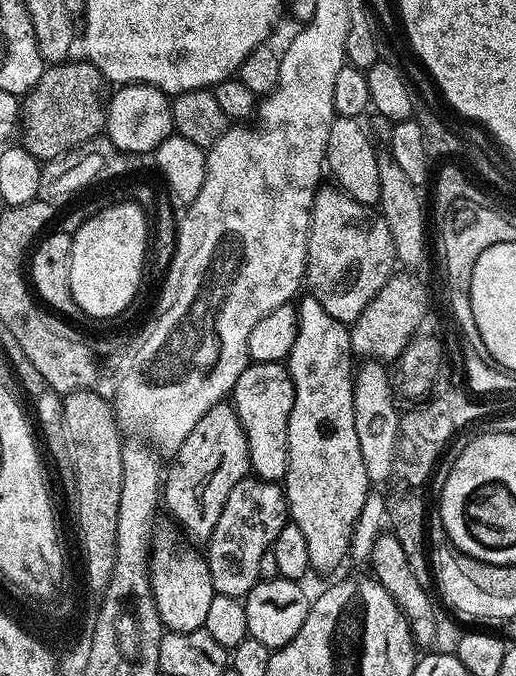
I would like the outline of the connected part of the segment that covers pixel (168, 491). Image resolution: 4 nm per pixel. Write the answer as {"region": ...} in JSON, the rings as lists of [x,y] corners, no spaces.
{"region":[[[221,402],[206,410],[202,414],[202,418],[198,418],[194,430],[190,430],[190,434],[186,434],[186,442],[182,442],[182,446],[176,451],[171,464],[172,469],[169,472],[167,469],[162,480],[163,507],[166,506],[172,511],[171,519],[185,533],[191,534],[197,541],[207,541],[218,523],[219,515],[222,514],[223,506],[226,505],[230,490],[233,490],[234,486],[237,486],[238,482],[247,477],[250,472],[248,439],[244,433],[244,427],[240,424],[240,419],[236,417],[235,407],[231,403]]]}

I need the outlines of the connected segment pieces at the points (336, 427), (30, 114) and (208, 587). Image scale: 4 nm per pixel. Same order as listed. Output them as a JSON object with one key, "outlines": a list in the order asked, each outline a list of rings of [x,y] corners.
{"outlines":[[[[310,294],[305,295],[305,300],[301,299],[298,304],[296,317],[298,318],[298,334],[294,338],[292,353],[288,356],[286,367],[292,376],[294,386],[294,406],[290,410],[290,422],[288,423],[288,473],[284,476],[282,487],[287,497],[288,514],[291,523],[302,530],[303,537],[306,538],[306,547],[309,551],[309,562],[313,569],[320,572],[328,572],[331,568],[336,568],[344,560],[344,555],[349,555],[352,542],[352,532],[358,522],[359,514],[362,512],[363,502],[370,489],[370,481],[366,474],[366,466],[362,462],[362,450],[358,446],[358,430],[354,430],[354,390],[352,382],[354,379],[354,353],[352,350],[352,333],[340,320],[330,318],[326,310]]],[[[67,60],[62,64],[45,67],[40,79],[29,92],[24,94],[20,104],[18,132],[22,134],[21,147],[37,160],[47,162],[74,146],[97,137],[106,126],[106,102],[104,93],[102,94],[103,86],[105,87],[106,84],[101,72],[87,60],[81,60],[81,62]]],[[[167,522],[168,524],[164,524],[160,529],[157,527],[155,531],[151,533],[150,536],[150,571],[148,573],[148,582],[152,588],[152,598],[156,603],[156,609],[158,610],[158,614],[160,615],[160,622],[164,625],[165,629],[170,632],[198,632],[201,631],[204,627],[204,623],[206,622],[206,614],[210,610],[210,602],[213,598],[213,589],[211,584],[211,574],[208,569],[208,562],[203,551],[200,552],[195,548],[197,545],[193,543],[191,539],[175,523]]]]}

